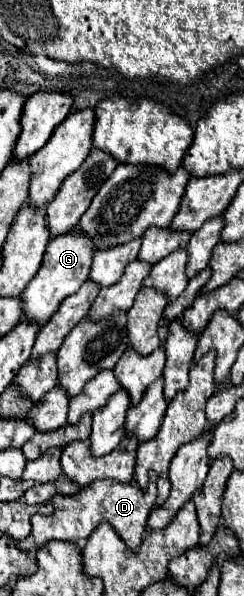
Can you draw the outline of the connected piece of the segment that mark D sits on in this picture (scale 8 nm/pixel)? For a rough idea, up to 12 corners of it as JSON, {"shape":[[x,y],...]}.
{"shape":[[112,479],[72,497],[56,495],[52,515],[32,515],[38,547],[62,539],[84,547],[102,521],[138,551],[156,501]]}

